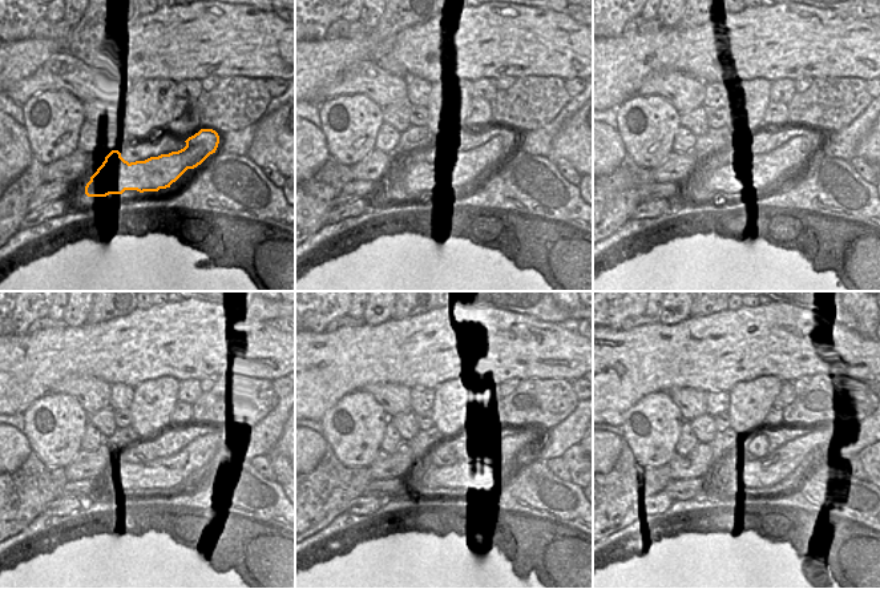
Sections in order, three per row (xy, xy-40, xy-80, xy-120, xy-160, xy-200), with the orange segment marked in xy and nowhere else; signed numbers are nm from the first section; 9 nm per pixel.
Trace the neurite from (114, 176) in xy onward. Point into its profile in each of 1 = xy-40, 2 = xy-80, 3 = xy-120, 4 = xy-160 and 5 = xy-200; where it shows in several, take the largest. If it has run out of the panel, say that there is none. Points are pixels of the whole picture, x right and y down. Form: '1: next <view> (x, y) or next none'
1: next xy-40 (416, 177)
2: next xy-80 (762, 173)
3: next xy-120 (166, 473)
4: next xy-160 (473, 472)
5: next xy-200 (776, 471)

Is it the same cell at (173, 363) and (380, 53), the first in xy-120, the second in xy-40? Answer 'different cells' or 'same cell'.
same cell

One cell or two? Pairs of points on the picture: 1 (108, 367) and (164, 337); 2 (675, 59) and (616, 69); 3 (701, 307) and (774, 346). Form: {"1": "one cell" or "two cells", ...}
{"1": "one cell", "2": "one cell", "3": "two cells"}

